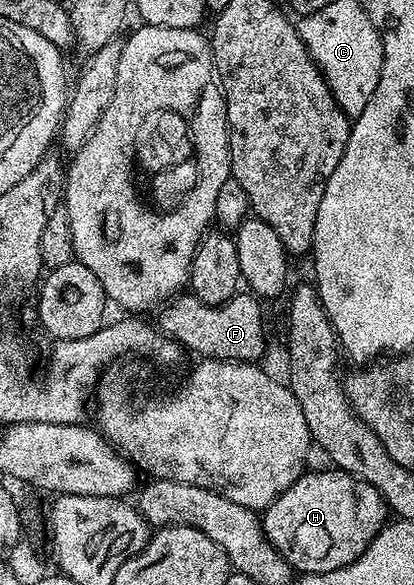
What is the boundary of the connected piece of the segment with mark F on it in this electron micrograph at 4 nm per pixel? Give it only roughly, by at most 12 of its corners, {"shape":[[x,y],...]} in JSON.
{"shape":[[180,293],[158,327],[196,357],[234,363],[264,351],[261,300],[216,307]]}

